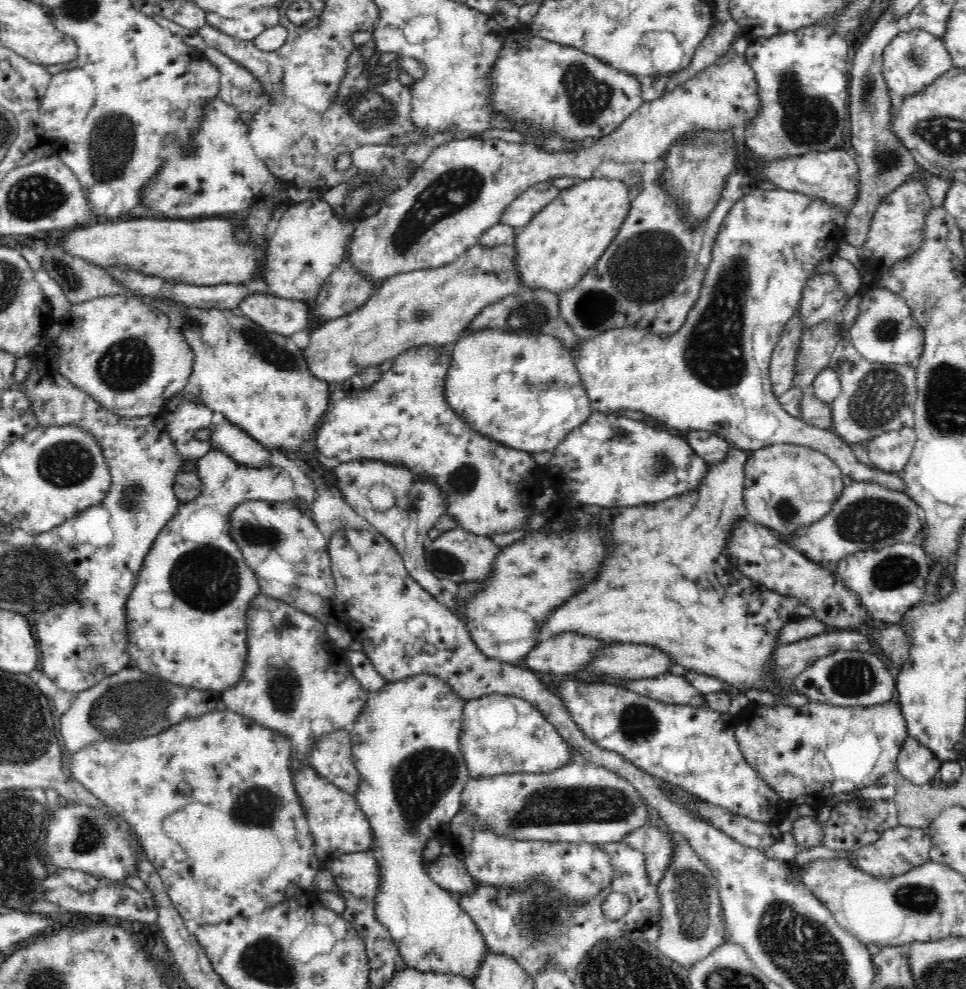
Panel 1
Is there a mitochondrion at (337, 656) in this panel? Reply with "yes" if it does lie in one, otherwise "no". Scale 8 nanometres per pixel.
no

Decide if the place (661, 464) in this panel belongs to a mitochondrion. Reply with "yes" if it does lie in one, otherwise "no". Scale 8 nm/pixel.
yes

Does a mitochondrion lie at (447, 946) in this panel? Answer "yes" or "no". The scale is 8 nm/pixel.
no

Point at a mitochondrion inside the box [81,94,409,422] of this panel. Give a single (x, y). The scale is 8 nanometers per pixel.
(112, 145)

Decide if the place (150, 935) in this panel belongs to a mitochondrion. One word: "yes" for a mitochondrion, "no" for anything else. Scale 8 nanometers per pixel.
no

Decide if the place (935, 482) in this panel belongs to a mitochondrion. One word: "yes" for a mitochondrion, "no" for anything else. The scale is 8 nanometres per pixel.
no

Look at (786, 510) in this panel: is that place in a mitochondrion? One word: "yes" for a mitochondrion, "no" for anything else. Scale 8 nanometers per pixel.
yes

